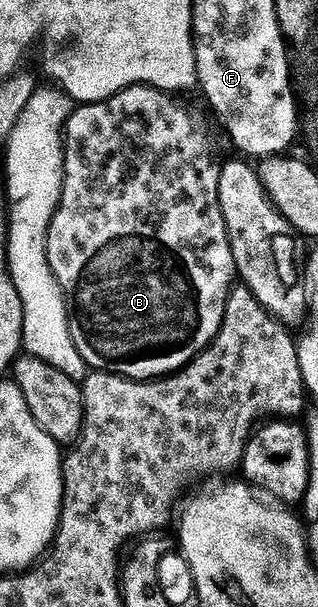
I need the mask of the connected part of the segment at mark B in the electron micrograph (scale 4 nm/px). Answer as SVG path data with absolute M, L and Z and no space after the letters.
M130 85L109 99L92 105L79 105L74 110L65 130L63 194L47 236L47 262L67 298L67 322L71 324L71 338L77 351L81 351L81 359L85 359L88 370L115 373L131 381L157 381L160 377L170 377L205 352L221 331L227 300L237 281L233 251L230 250L218 195L220 162L211 158L211 137L207 134L206 123L193 110L175 101L172 94L154 89L152 85Z

